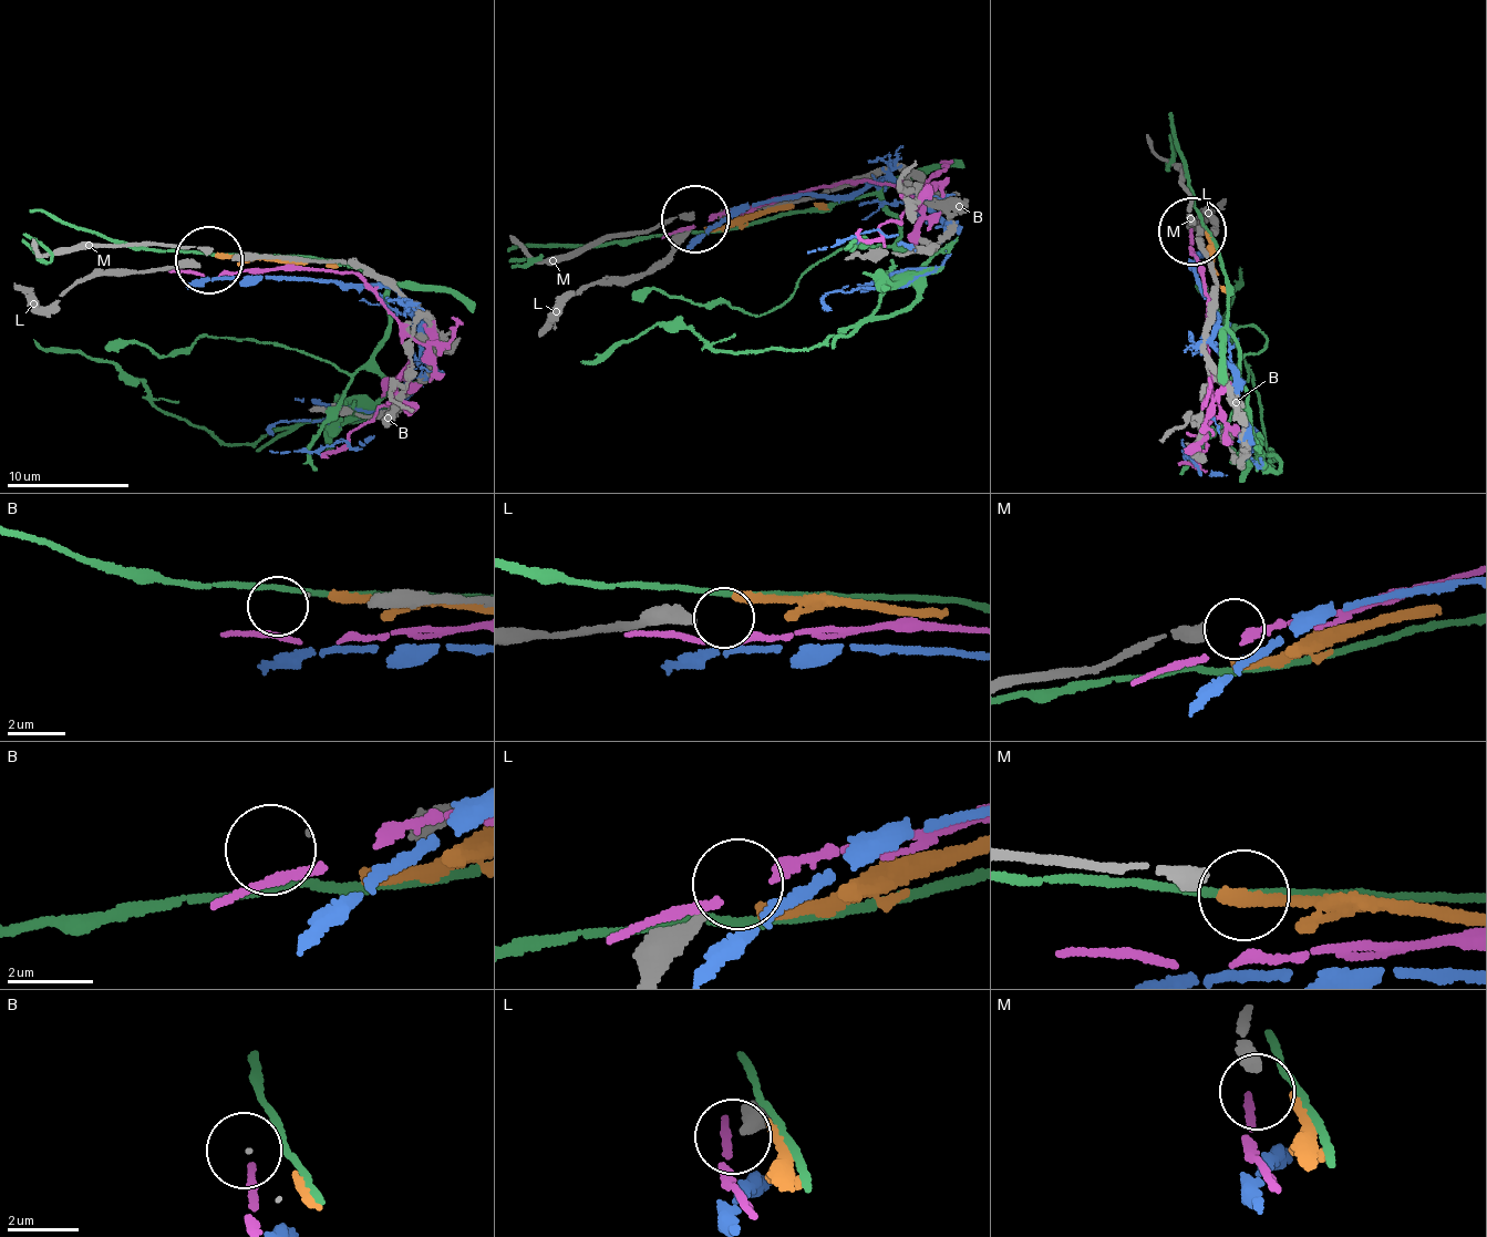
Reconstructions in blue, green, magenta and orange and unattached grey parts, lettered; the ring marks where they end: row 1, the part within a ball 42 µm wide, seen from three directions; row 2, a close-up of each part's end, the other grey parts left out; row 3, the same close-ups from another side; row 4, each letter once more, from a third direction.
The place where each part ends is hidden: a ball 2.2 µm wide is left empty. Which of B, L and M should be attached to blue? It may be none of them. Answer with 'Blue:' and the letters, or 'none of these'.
Blue: none of these

